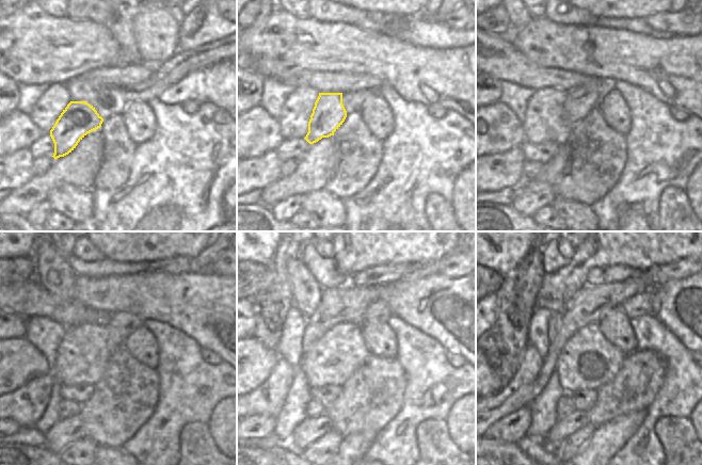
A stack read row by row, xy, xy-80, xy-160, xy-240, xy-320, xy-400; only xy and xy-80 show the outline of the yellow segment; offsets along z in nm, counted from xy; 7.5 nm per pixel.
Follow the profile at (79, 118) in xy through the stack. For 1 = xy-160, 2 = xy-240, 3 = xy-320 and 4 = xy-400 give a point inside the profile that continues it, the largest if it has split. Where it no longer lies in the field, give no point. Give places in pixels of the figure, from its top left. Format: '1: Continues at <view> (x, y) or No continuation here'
1: Continues at xy-160 (579, 102)
2: Continues at xy-240 (120, 325)
3: Continues at xy-320 (379, 311)
4: Continues at xy-400 (647, 302)

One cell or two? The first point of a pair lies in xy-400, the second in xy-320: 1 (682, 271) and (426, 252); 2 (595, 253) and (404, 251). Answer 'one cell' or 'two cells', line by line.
1: two cells
2: one cell

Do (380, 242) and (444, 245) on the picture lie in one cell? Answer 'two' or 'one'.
one

